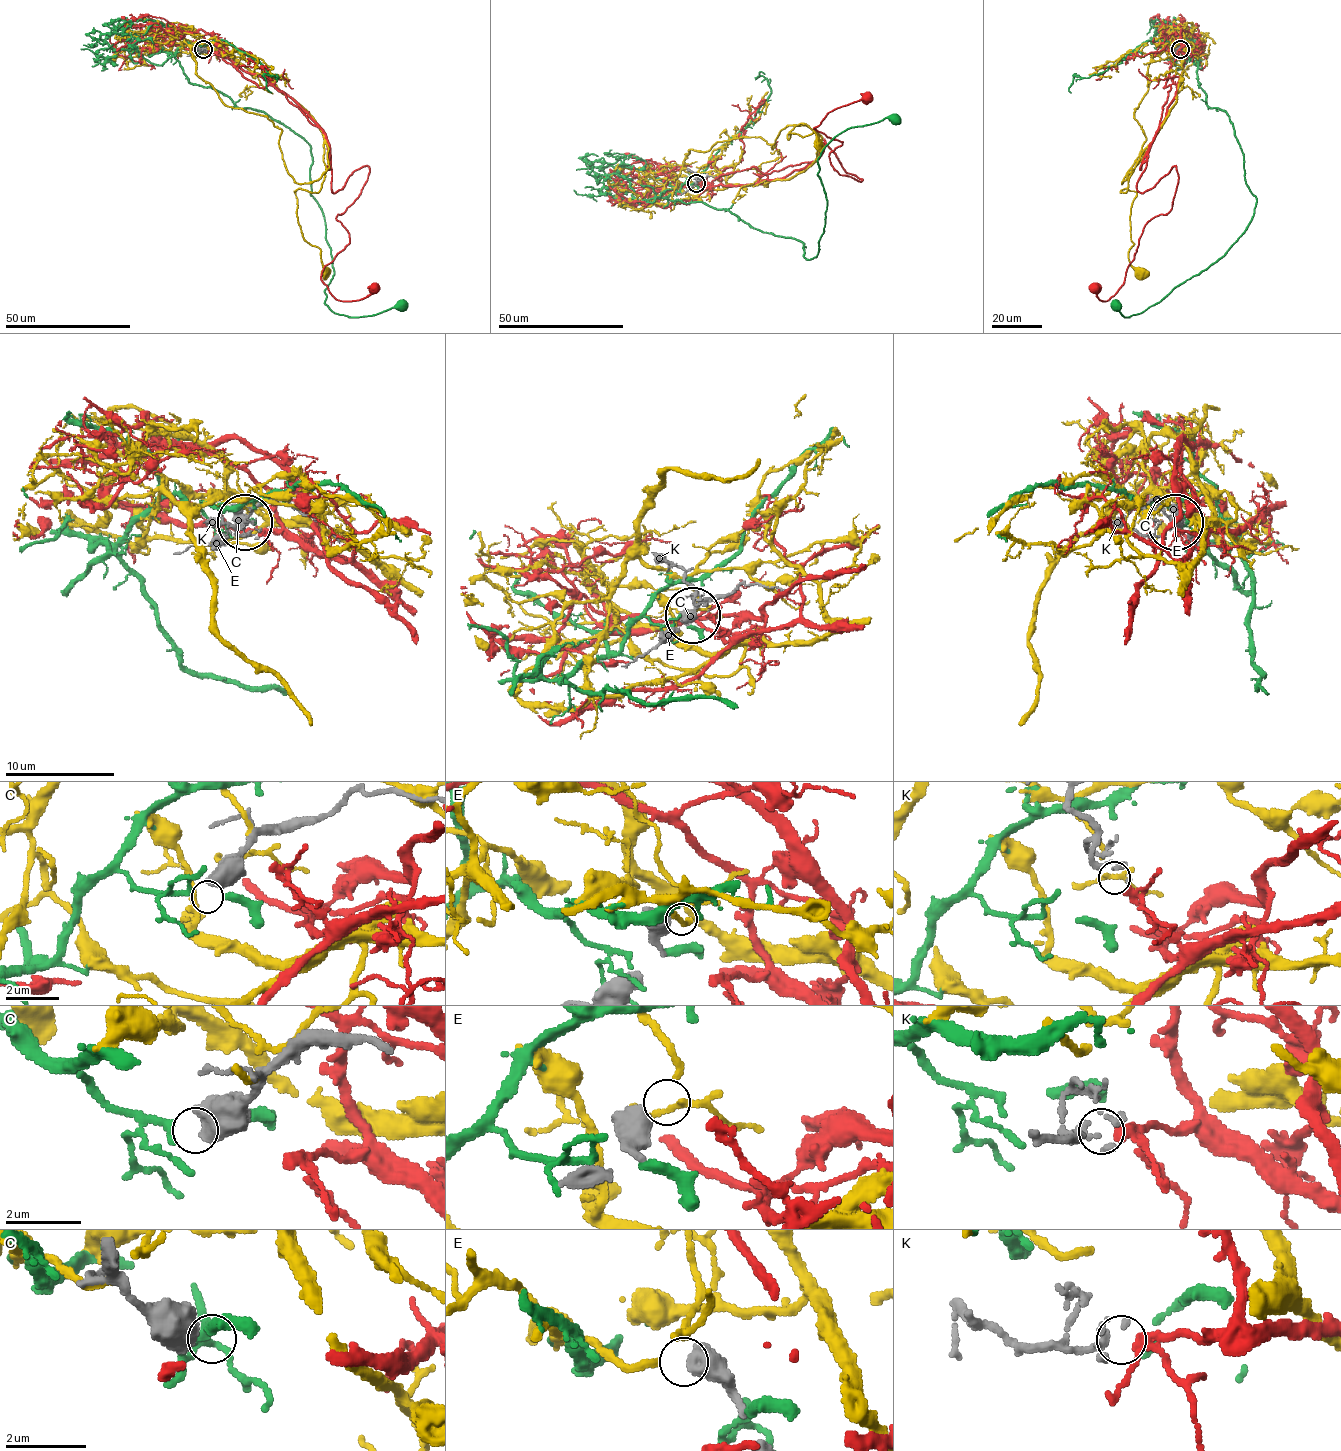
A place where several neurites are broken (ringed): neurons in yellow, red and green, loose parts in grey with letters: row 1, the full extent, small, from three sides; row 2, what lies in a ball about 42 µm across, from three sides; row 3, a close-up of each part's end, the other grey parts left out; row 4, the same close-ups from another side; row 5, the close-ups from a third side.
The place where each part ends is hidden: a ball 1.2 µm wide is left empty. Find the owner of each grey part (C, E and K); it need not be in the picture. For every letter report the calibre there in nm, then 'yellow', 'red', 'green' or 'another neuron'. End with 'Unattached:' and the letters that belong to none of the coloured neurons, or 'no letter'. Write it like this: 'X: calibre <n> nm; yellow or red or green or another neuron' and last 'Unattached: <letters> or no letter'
C: calibre 650 nm; another neuron
E: calibre 700 nm; yellow
K: calibre 120 nm; red
Unattached: C

